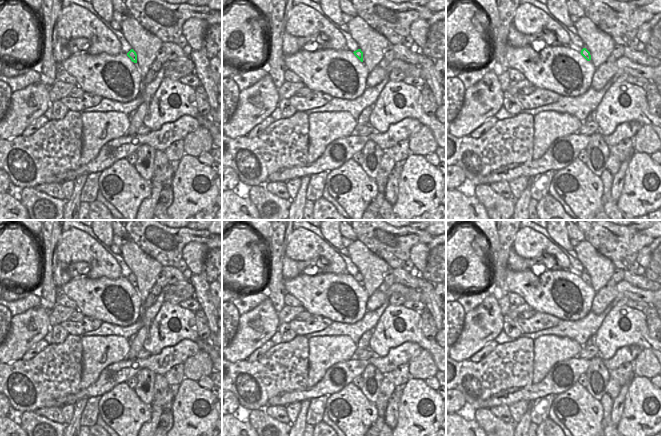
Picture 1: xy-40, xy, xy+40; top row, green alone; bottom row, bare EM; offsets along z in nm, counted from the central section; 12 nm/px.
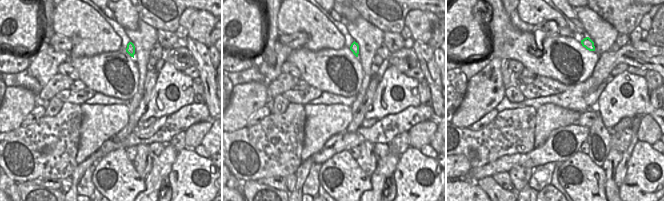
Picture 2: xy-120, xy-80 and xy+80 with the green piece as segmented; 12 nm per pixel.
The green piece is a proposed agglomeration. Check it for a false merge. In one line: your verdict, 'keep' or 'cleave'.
keep

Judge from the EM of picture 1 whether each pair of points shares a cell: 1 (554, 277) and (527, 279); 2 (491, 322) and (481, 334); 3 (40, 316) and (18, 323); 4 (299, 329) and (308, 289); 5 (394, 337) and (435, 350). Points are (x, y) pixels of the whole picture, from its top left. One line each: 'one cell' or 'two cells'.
1: one cell
2: one cell
3: one cell
4: two cells
5: one cell

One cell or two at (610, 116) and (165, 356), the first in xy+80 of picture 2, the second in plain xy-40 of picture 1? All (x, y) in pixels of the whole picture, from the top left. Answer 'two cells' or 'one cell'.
two cells

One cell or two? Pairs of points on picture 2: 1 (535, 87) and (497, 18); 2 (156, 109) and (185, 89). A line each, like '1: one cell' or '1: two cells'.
1: two cells
2: one cell

